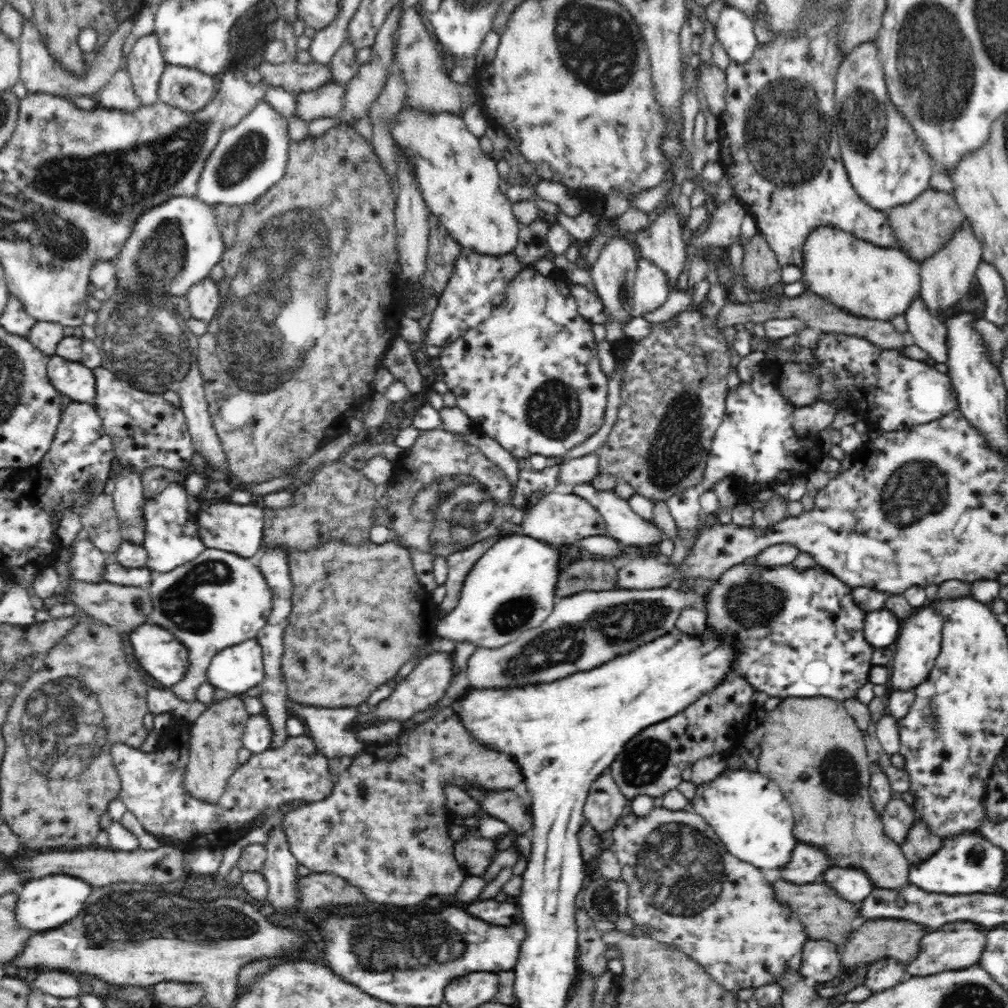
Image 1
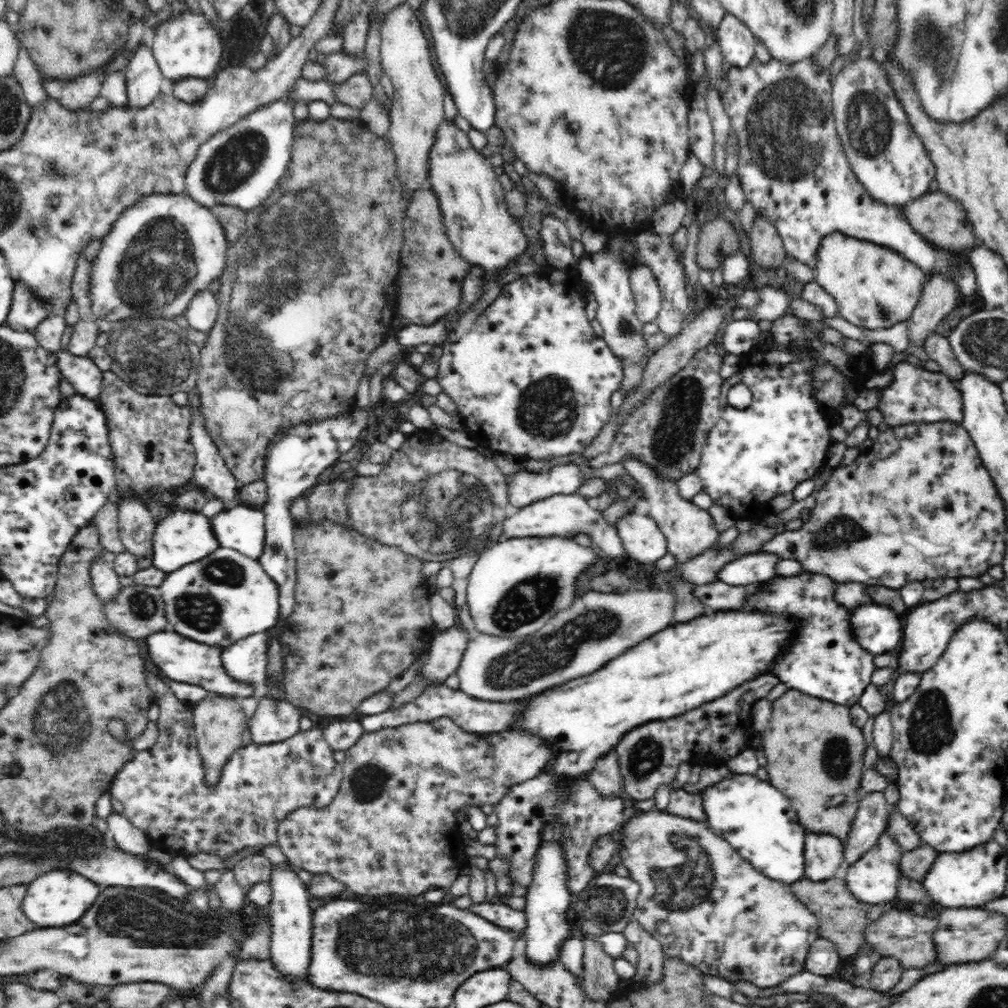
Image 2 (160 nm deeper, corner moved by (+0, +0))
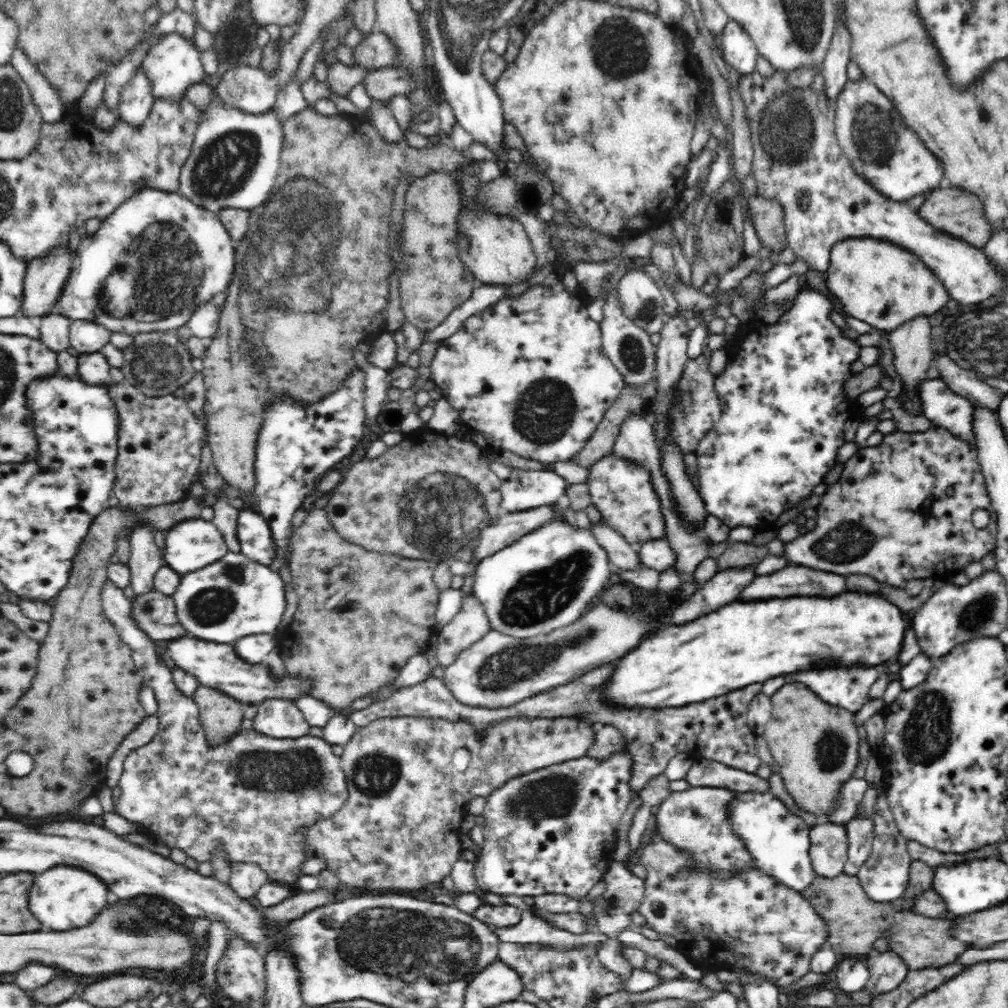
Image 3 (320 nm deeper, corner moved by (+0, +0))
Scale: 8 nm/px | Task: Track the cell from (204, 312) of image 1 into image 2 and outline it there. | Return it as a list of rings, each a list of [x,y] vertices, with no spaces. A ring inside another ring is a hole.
[[[206,289],[194,296],[184,314],[190,327],[208,334],[216,322],[218,311],[217,297]]]

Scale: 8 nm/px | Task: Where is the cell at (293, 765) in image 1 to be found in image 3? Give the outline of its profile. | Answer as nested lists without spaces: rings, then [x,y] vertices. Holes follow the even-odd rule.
[[[108,581],[104,586],[104,592],[102,592],[102,605],[104,613],[113,626],[116,627],[117,634],[131,649],[132,659],[136,666],[137,672],[143,678],[146,686],[152,687],[155,692],[157,711],[155,716],[160,719],[160,726],[157,734],[147,744],[140,746],[130,751],[123,762],[123,772],[118,782],[120,786],[120,797],[118,798],[118,804],[115,806],[115,812],[124,816],[126,820],[129,820],[133,824],[139,824],[140,829],[149,836],[157,836],[159,840],[163,840],[165,844],[170,847],[177,846],[182,848],[187,856],[191,856],[197,862],[210,861],[212,858],[212,850],[218,842],[223,842],[223,850],[227,854],[227,860],[232,860],[234,864],[239,862],[253,862],[258,865],[261,870],[267,872],[267,876],[270,882],[276,884],[285,884],[286,886],[293,887],[297,878],[300,876],[299,871],[303,868],[306,860],[312,858],[312,854],[308,853],[307,842],[304,841],[304,830],[307,830],[308,826],[315,825],[320,819],[327,819],[330,815],[333,815],[337,810],[340,810],[342,806],[347,802],[349,797],[347,778],[341,765],[341,758],[334,755],[330,749],[331,744],[326,742],[323,738],[315,738],[314,736],[304,735],[302,738],[272,738],[266,737],[264,734],[257,733],[254,730],[246,730],[241,733],[238,738],[238,746],[236,750],[228,749],[212,749],[222,748],[222,745],[212,745],[207,742],[208,735],[205,734],[204,726],[201,725],[199,709],[193,697],[186,696],[177,686],[173,679],[173,674],[168,667],[164,665],[164,662],[160,661],[160,656],[154,643],[148,634],[144,633],[144,630],[138,627],[138,623],[134,621],[132,617],[132,600],[126,598],[123,594],[123,590],[119,590],[118,587],[112,586]]]

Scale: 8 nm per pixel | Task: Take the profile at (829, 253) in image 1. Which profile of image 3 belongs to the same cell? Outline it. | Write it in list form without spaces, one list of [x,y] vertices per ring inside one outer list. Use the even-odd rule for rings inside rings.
[[[852,238],[836,243],[829,256],[828,288],[844,306],[850,317],[868,323],[873,328],[892,332],[903,322],[921,317],[932,316],[950,300],[947,288],[937,278],[932,278],[932,270],[923,262],[916,262],[910,251],[902,249],[889,241],[874,238]]]

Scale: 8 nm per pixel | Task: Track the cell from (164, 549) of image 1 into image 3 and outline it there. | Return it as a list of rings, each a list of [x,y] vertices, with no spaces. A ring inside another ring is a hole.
[[[183,520],[166,534],[165,564],[183,575],[200,570],[228,552],[223,534],[213,521]]]

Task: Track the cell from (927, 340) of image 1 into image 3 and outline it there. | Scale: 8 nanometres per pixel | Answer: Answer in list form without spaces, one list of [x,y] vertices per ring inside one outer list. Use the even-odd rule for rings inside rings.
[[[947,353],[939,356],[933,364],[938,367],[943,382],[950,390],[967,398],[974,406],[988,407],[992,412],[998,412],[1004,395],[981,381],[976,373],[960,368]]]

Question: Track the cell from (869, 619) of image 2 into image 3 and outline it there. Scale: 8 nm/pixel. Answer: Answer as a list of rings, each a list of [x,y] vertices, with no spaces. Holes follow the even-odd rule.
[[[840,594],[834,598],[820,598],[820,596],[794,596],[794,598],[776,598],[776,600],[766,600],[766,602],[740,602],[735,601],[716,612],[712,612],[684,623],[684,626],[666,625],[666,628],[658,628],[650,636],[650,640],[644,639],[635,649],[625,655],[618,662],[618,668],[614,670],[614,676],[610,677],[610,682],[605,686],[605,695],[603,698],[607,702],[627,706],[628,708],[642,708],[649,706],[650,708],[664,709],[666,706],[684,706],[684,704],[692,704],[692,702],[702,702],[716,696],[722,696],[727,692],[738,690],[754,684],[754,682],[764,682],[768,678],[780,676],[780,674],[790,674],[796,670],[804,670],[804,666],[808,666],[808,662],[812,662],[812,658],[844,658],[844,662],[864,662],[864,666],[878,666],[878,664],[888,664],[899,655],[902,650],[902,641],[906,630],[907,614],[902,614],[902,610],[894,604],[890,604],[888,600],[884,600],[882,596],[876,594]]]

